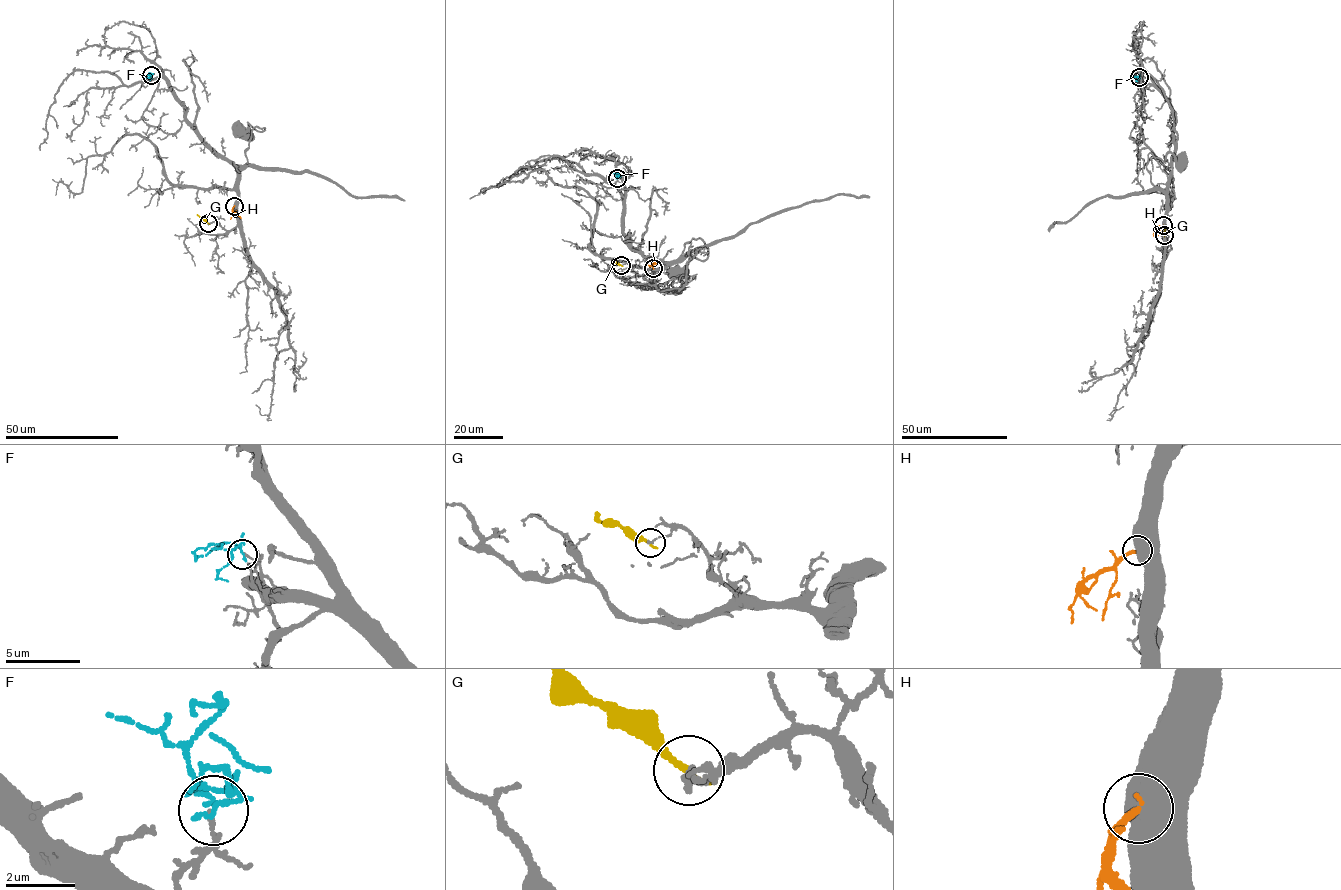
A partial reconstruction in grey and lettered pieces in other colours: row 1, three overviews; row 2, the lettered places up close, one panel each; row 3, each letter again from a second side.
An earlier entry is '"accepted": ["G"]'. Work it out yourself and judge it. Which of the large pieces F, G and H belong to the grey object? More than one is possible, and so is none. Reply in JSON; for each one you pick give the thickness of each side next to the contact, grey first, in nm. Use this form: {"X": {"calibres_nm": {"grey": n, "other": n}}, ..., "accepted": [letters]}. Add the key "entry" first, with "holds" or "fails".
{"entry": "fails", "H": {"calibres_nm": {"grey": 650, "other": 200}}, "accepted": ["H"]}

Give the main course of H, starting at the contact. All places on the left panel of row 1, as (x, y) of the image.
H: (234, 206), (232, 210), (241, 218)

